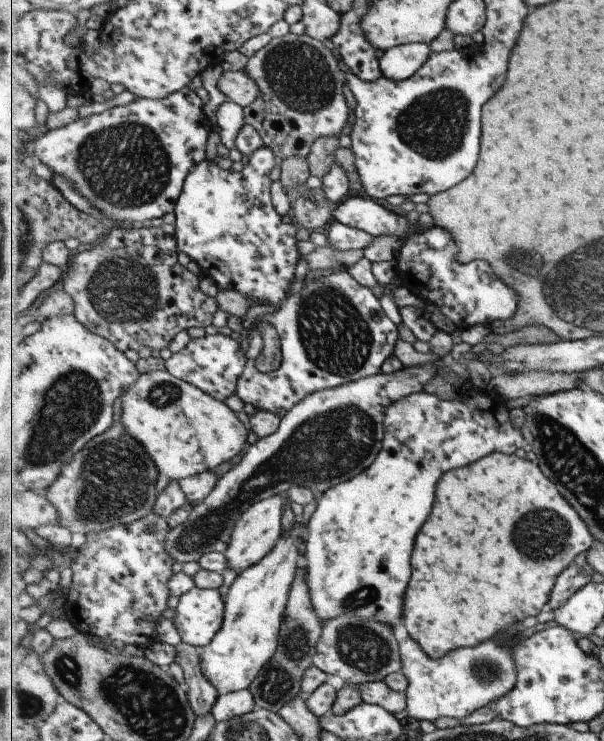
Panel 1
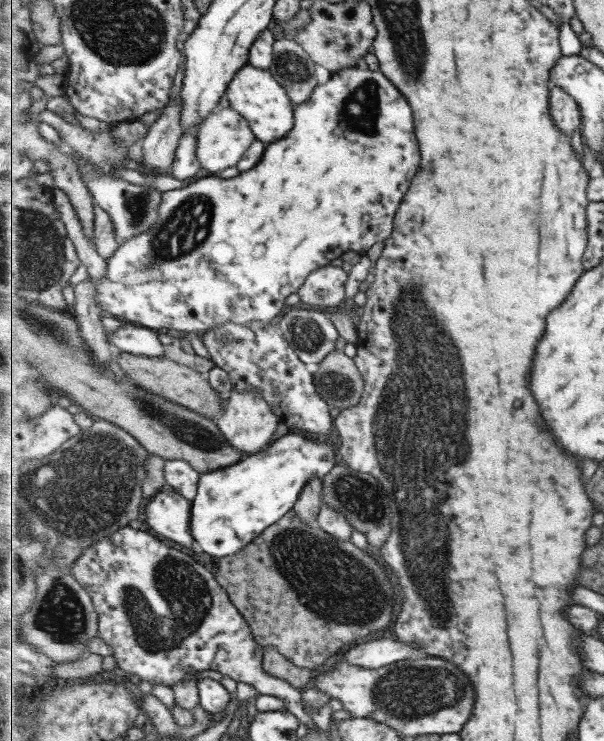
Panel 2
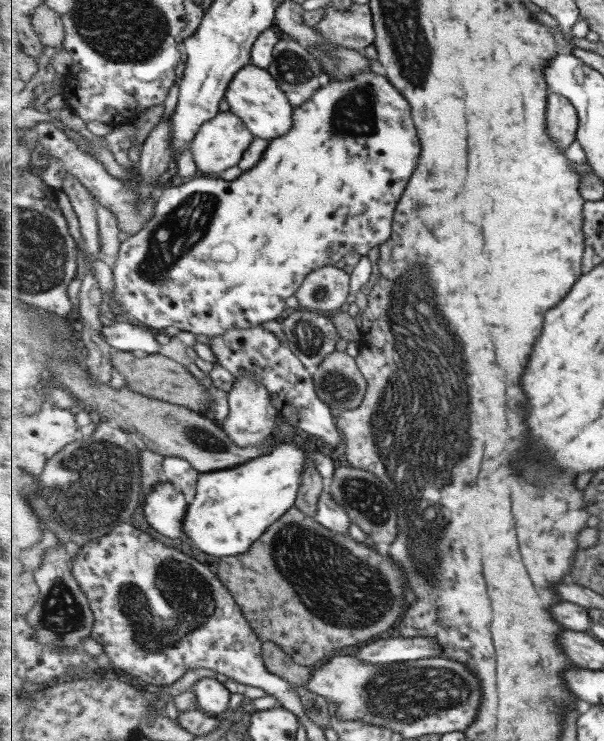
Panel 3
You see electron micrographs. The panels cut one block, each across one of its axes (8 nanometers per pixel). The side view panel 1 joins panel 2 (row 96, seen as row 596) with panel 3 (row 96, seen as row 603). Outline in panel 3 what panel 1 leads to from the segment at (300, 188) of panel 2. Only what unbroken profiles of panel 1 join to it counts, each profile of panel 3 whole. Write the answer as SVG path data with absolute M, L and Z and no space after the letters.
M372 71L357 73L353 75L353 79L330 81L328 85L319 87L307 102L294 110L293 120L294 126L288 135L271 141L258 167L243 172L240 177L230 182L221 178L195 178L187 183L177 182L175 186L162 189L158 197L156 216L141 232L122 240L114 263L113 300L119 304L121 312L127 312L129 316L133 316L136 323L154 331L181 330L207 337L225 335L225 331L229 329L251 328L271 320L280 322L287 308L287 298L296 296L304 280L314 271L334 265L353 250L361 256L367 256L375 246L379 248L392 238L396 208L420 164L423 150L412 116L412 104L405 98L404 93L381 74Z

